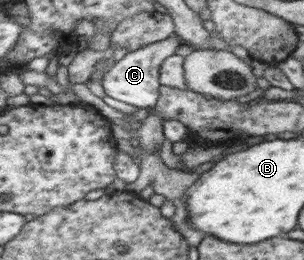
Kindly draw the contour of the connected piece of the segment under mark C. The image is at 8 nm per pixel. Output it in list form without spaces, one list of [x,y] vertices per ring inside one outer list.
[[[173,33],[161,41],[140,47],[132,52],[127,52],[121,59],[102,75],[100,80],[104,94],[127,105],[134,105],[141,109],[153,108],[158,98],[158,73],[161,62],[174,54],[175,48],[183,41]]]

